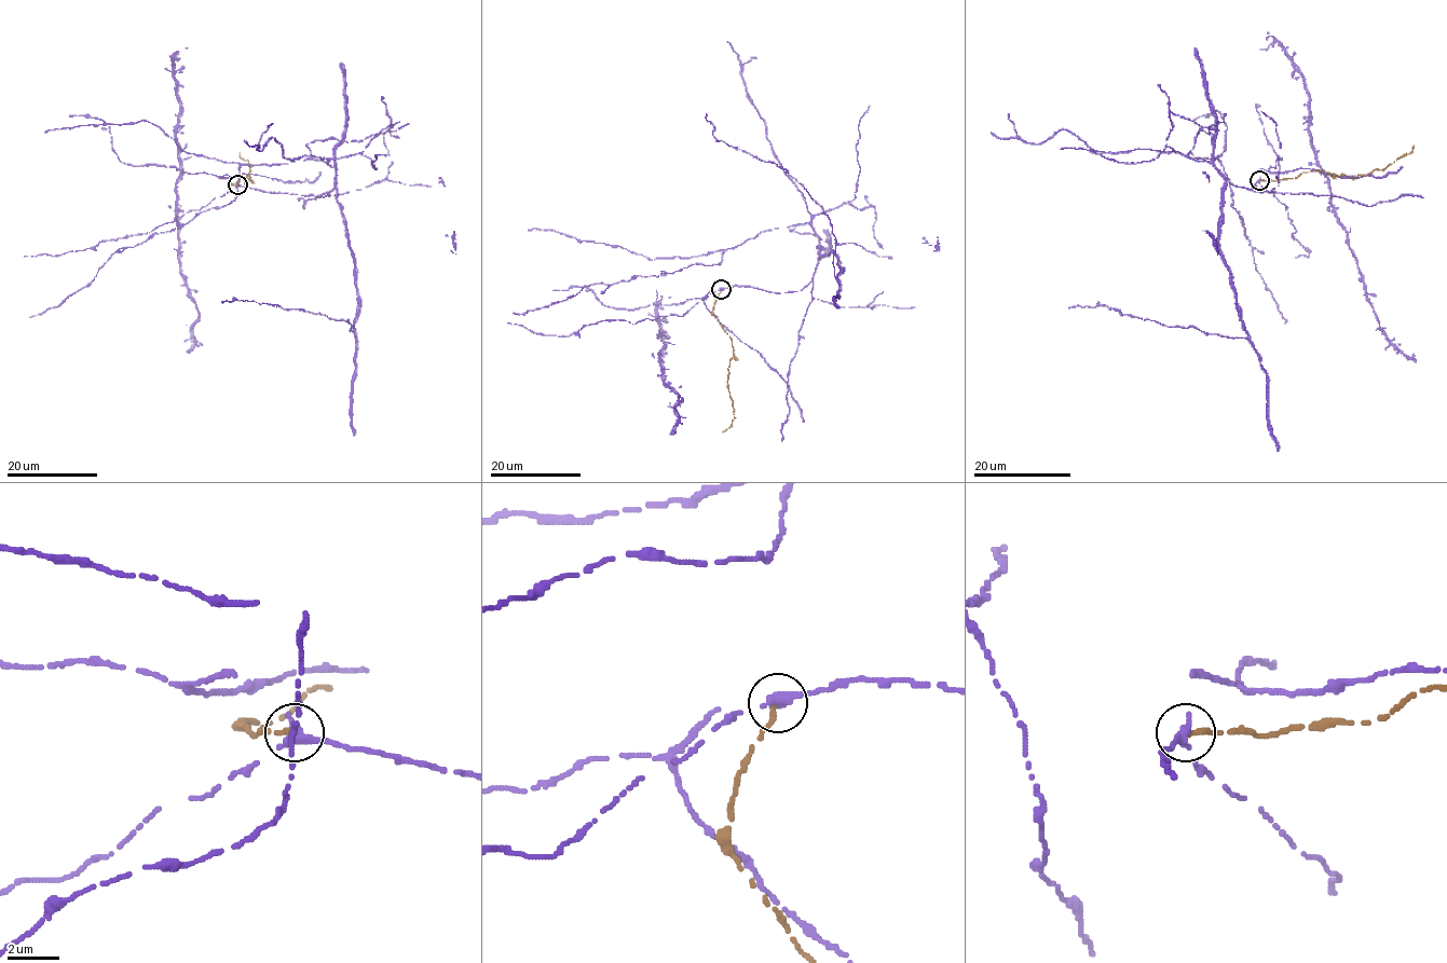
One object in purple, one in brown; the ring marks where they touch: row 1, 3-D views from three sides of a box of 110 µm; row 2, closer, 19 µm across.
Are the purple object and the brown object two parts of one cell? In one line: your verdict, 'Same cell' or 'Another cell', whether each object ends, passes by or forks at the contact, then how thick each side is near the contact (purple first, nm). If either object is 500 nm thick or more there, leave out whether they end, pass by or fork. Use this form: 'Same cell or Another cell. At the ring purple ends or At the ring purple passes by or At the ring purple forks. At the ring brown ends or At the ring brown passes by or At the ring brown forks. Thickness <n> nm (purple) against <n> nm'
Another cell. Thickness 550 nm (purple) against 180 nm

